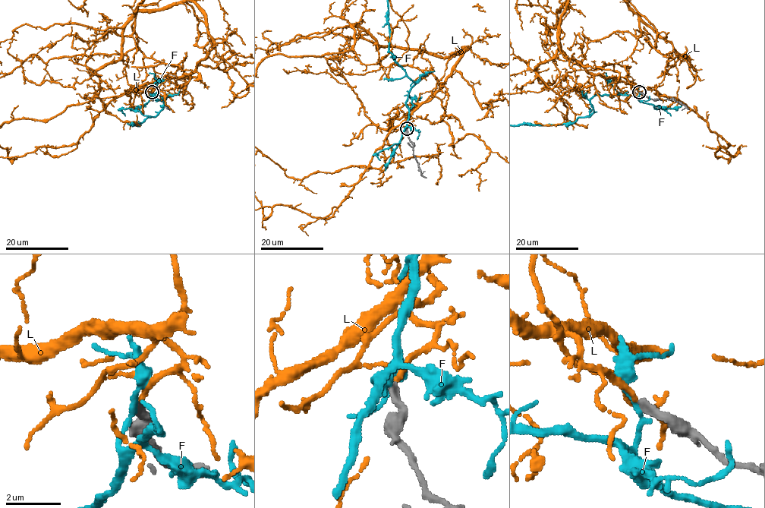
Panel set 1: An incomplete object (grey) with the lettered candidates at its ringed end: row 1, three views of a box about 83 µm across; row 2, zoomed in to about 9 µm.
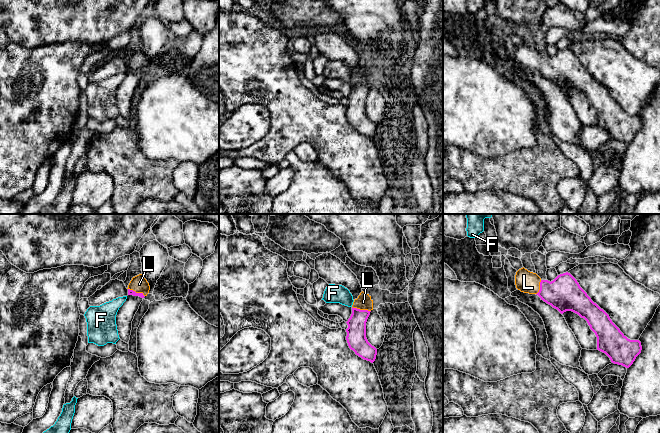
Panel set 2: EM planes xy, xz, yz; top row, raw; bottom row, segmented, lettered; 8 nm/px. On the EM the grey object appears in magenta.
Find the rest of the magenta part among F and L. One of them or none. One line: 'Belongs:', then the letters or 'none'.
Belongs: L

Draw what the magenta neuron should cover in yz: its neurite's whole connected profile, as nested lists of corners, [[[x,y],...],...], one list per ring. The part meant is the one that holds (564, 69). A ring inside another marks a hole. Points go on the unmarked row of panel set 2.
[[[523,43],[516,48],[515,61],[521,68],[538,71],[541,76],[557,85],[561,90],[572,87],[584,94],[597,113],[597,126],[605,129],[612,139],[629,144],[641,129],[641,118],[628,115],[612,98],[609,91],[591,76],[570,49],[560,50],[550,58],[542,56],[536,49]]]

